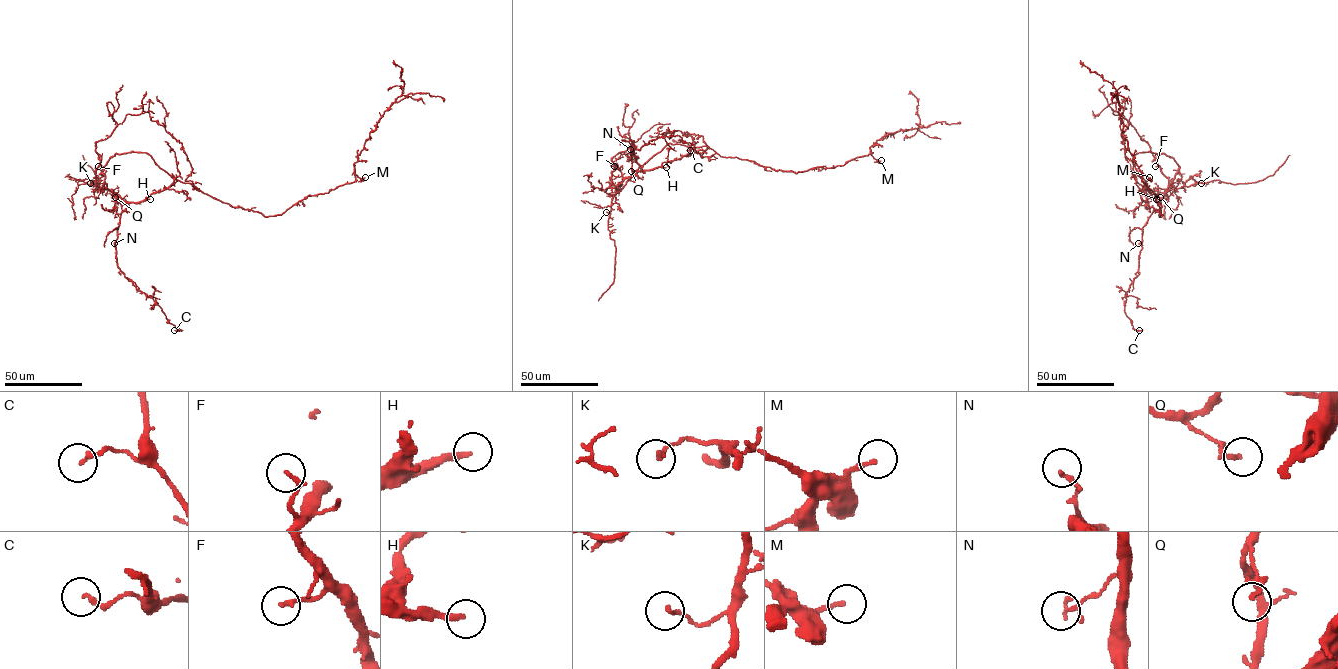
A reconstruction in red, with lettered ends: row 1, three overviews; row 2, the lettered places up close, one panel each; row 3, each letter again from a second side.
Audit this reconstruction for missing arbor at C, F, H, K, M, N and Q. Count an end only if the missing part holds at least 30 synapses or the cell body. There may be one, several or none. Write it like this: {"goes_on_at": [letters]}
{"goes_on_at": ["H"]}

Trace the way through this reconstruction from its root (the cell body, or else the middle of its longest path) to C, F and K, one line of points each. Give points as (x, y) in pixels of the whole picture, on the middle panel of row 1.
C: (740, 159), (690, 146), (687, 155), (643, 172), (631, 153), (675, 135), (693, 145), (690, 150)
F: (740, 159), (720, 156), (706, 146), (690, 146), (687, 155), (625, 176), (617, 185), (611, 183), (614, 166)
K: (740, 159), (720, 156), (706, 146), (690, 146), (686, 155), (623, 178), (616, 187), (610, 211), (606, 212)

